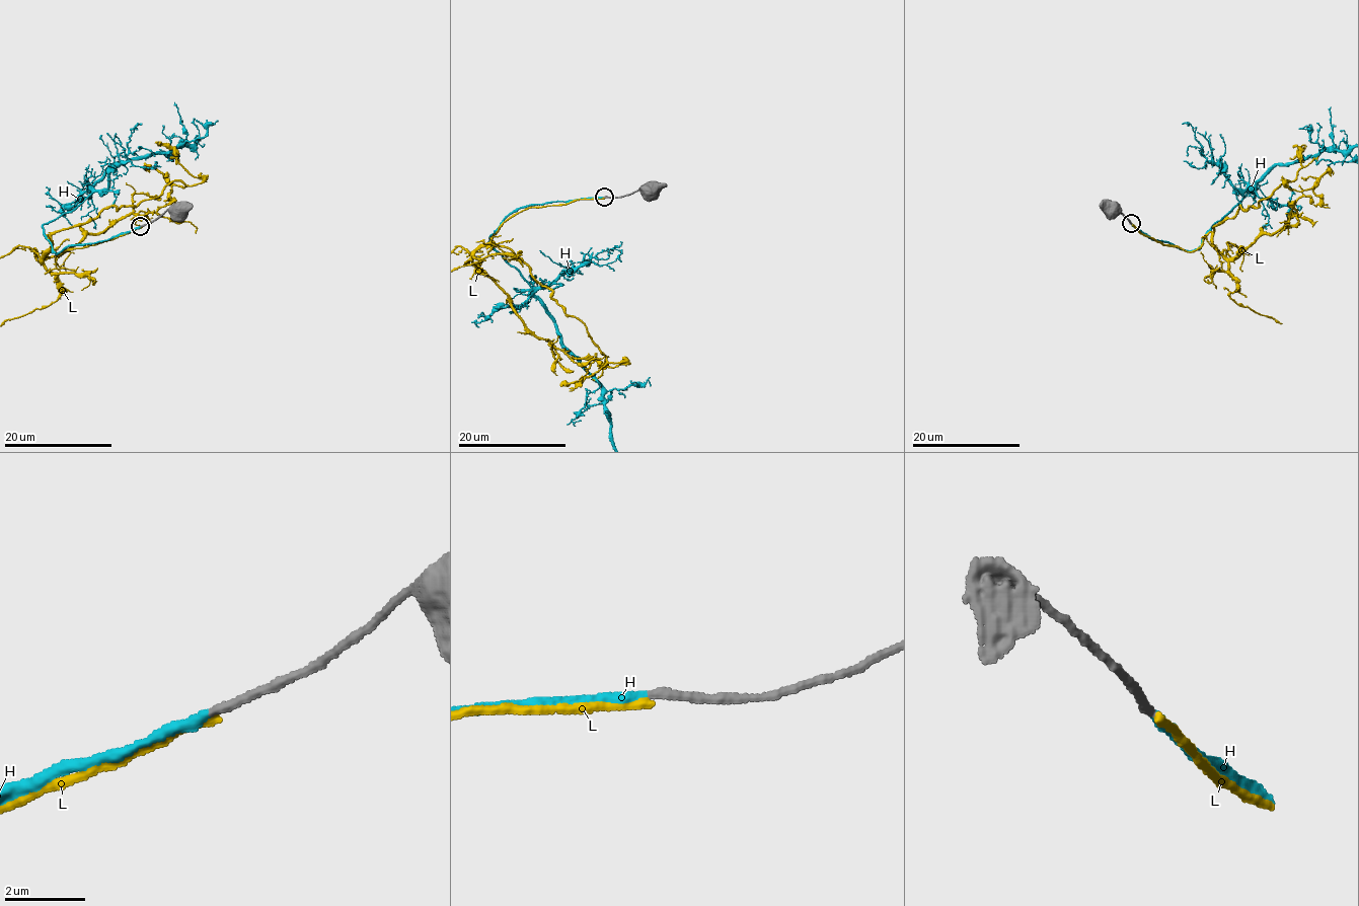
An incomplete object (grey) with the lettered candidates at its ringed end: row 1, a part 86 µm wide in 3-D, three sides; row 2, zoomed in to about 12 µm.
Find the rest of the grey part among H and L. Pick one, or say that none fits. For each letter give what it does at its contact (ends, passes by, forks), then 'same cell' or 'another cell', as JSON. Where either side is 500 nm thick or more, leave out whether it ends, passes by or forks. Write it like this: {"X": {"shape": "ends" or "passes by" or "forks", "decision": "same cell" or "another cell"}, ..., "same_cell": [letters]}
{"H": {"shape": "ends", "decision": "same cell"}, "L": {"shape": "ends", "decision": "another cell"}, "same_cell": ["H"]}

